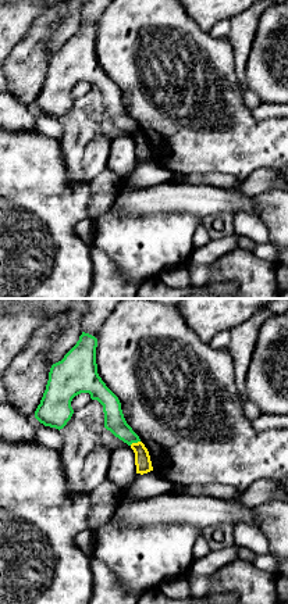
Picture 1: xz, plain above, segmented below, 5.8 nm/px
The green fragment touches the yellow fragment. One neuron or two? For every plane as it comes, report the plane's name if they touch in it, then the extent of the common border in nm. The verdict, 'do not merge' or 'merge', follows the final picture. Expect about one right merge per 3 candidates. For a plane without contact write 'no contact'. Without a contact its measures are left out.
meets green in xz; contact 70 nm long

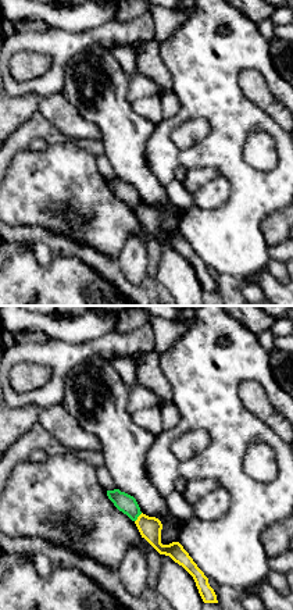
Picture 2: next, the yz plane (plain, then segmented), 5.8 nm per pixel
meets green in yz; contact 70 nm long

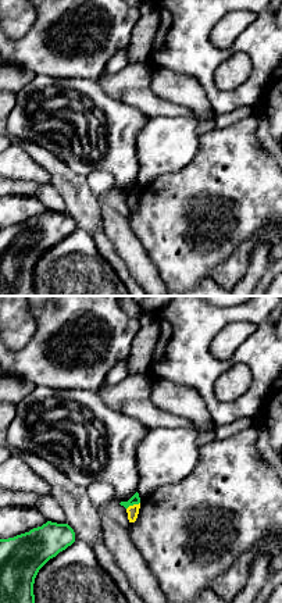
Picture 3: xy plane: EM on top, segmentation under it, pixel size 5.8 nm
meets green in xy; contact 90 nm long

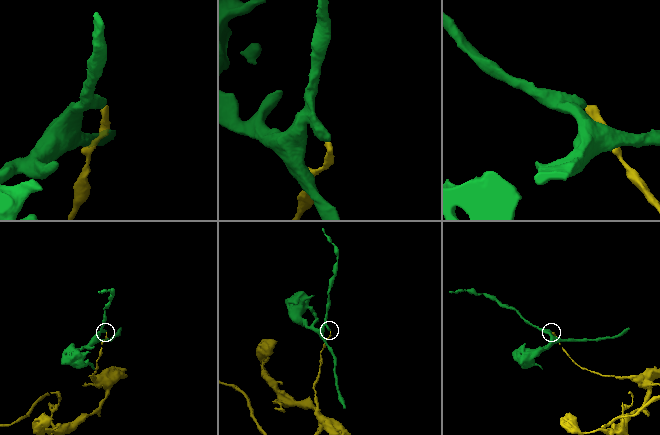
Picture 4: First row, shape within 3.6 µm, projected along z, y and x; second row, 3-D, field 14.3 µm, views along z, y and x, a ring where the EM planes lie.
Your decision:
do not merge

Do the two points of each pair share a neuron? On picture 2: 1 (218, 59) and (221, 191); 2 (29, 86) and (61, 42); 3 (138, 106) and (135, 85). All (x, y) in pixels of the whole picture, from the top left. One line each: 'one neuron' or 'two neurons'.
1: two neurons
2: one neuron
3: two neurons

